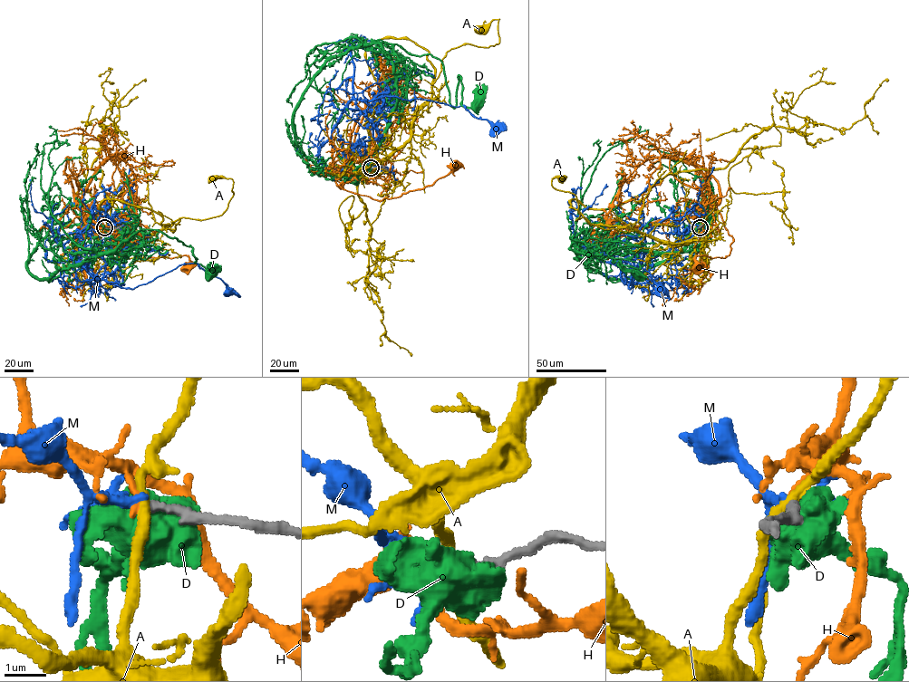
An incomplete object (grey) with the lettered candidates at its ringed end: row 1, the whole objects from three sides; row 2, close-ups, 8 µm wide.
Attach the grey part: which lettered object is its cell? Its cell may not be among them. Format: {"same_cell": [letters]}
{"same_cell": ["M"]}

